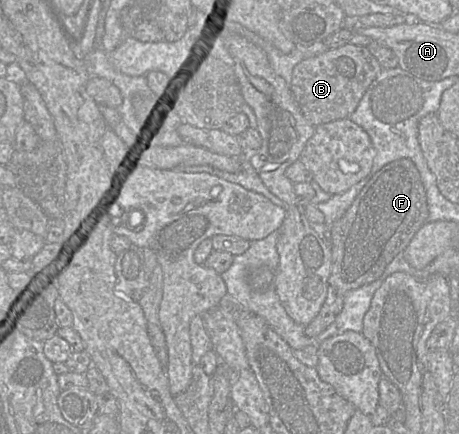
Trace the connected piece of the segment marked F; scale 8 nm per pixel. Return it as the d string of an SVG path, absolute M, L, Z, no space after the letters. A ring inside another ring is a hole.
M400 158L378 170L344 215L330 226L332 263L327 296L319 313L306 326L305 334L308 337L316 337L335 322L343 308L345 294L380 278L388 264L399 253L403 253L416 232L426 222L428 214L426 190L420 172L412 160Z

